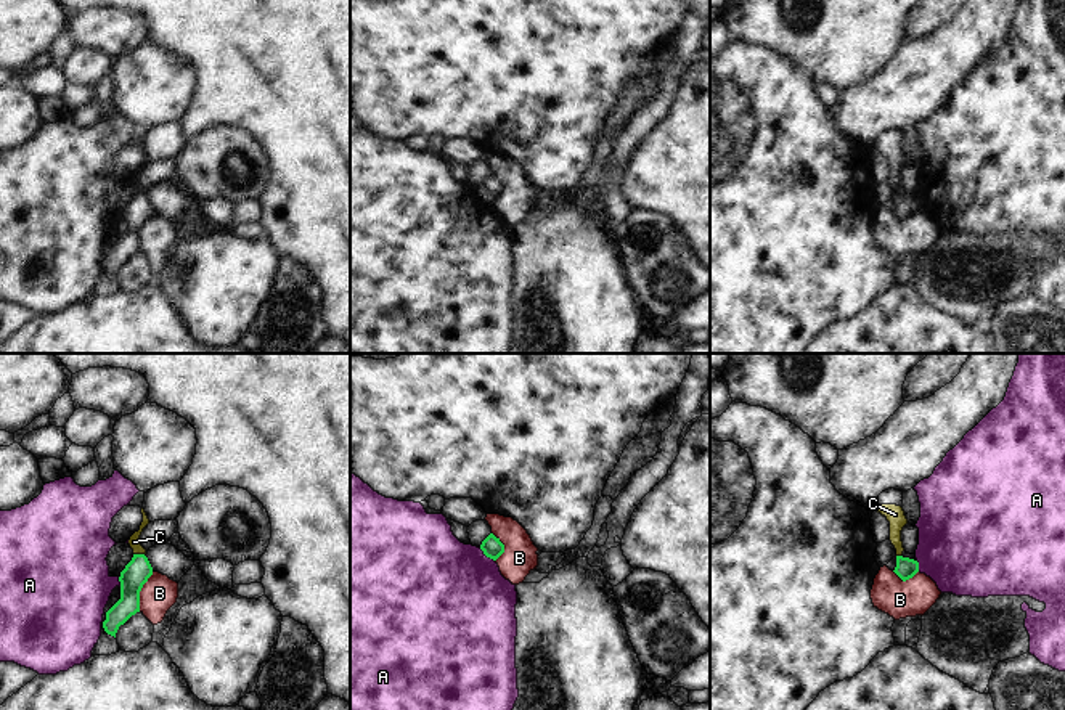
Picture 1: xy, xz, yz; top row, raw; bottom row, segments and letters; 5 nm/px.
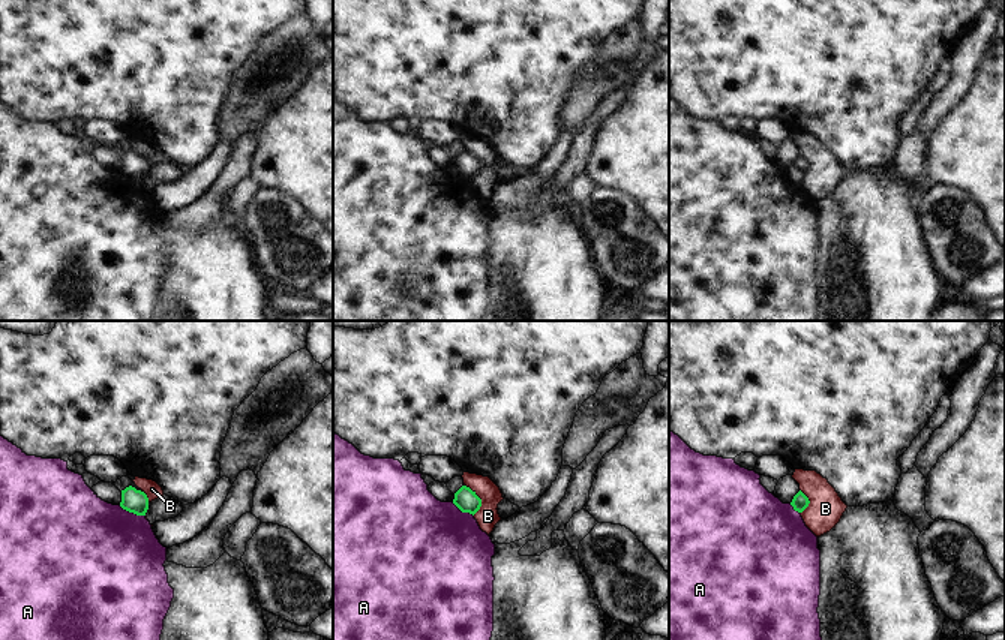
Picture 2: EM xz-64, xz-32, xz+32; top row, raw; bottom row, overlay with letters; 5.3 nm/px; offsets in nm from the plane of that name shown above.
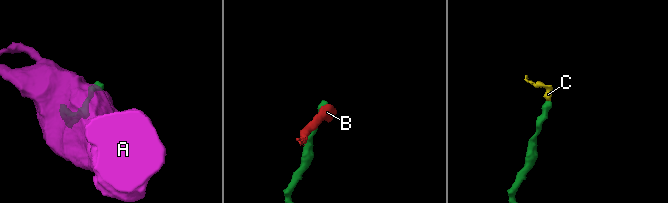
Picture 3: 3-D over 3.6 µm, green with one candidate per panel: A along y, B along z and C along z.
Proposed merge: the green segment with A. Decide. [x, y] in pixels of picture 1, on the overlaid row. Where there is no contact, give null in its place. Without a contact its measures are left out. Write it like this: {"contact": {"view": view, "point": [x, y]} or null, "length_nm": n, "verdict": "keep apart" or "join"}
{"contact": {"view": "xz", "point": [487, 556]}, "length_nm": 100, "verdict": "keep apart"}

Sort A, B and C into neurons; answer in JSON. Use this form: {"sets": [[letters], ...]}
{"sets": [["A"], ["B"], ["C"]]}

